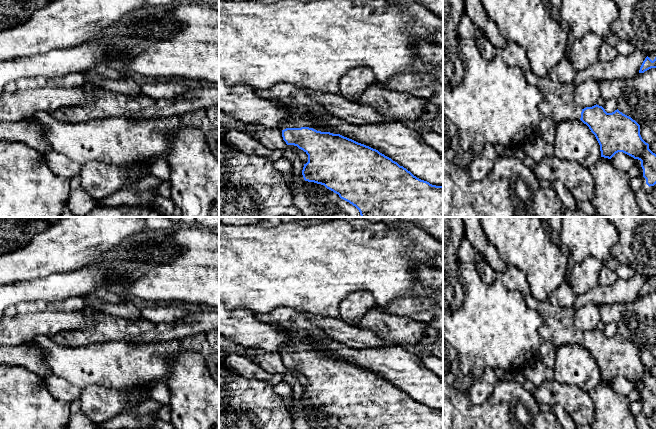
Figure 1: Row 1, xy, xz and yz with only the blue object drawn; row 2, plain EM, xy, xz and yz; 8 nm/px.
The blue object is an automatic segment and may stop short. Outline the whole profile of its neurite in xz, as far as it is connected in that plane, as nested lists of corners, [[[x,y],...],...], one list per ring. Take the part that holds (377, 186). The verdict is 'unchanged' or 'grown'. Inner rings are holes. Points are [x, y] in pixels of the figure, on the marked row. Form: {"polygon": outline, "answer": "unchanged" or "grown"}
{"polygon": [[[277,83],[268,89],[254,89],[257,96],[278,101],[287,107],[289,117],[280,125],[283,140],[287,145],[297,146],[308,155],[308,162],[304,164],[302,175],[305,181],[324,185],[327,189],[338,194],[339,197],[355,206],[361,217],[443,217],[443,186],[432,185],[414,176],[403,166],[391,158],[364,144],[340,134],[322,132],[319,124],[321,116],[330,115],[329,112],[312,97],[306,90],[288,83]]], "answer": "grown"}

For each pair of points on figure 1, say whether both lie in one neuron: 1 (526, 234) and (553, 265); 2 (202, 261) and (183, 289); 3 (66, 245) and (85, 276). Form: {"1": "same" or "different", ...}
{"1": "same", "2": "same", "3": "different"}

